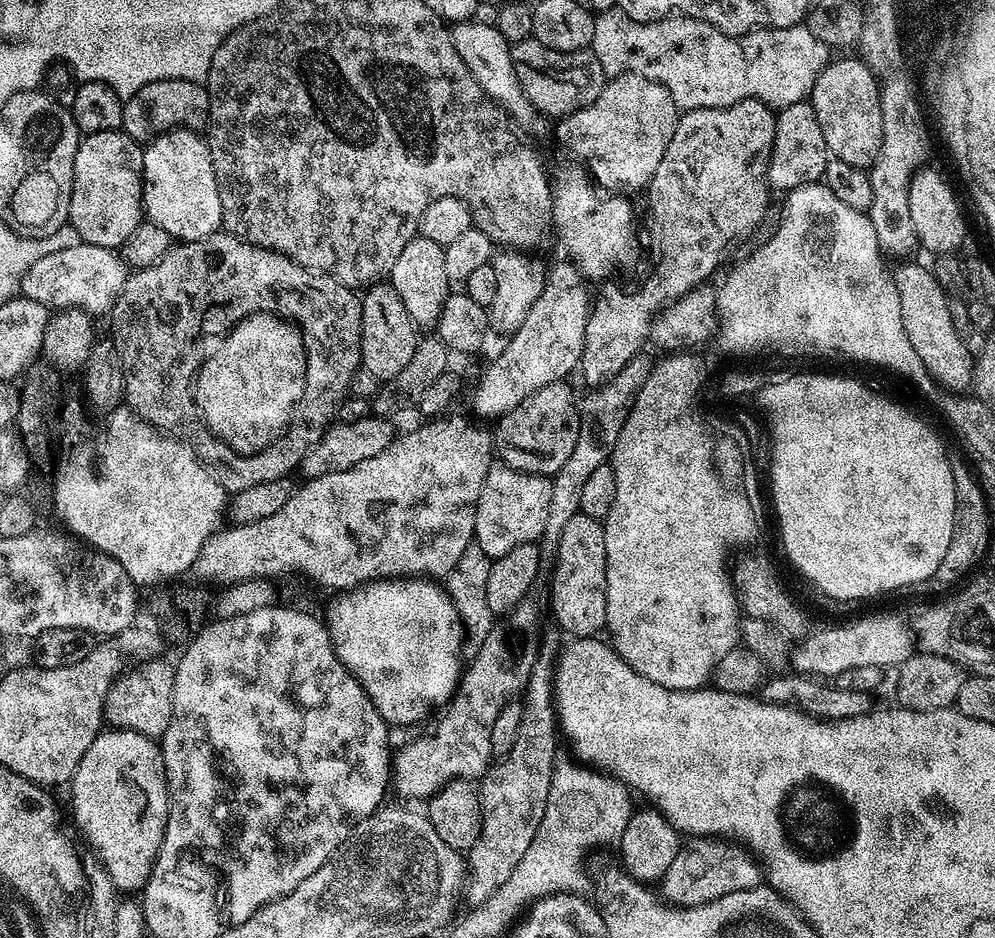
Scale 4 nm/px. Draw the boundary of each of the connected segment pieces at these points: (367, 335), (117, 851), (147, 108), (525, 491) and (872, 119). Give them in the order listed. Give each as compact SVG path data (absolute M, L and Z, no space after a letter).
M377 282L371 285L363 293L360 305L362 306L361 365L374 374L380 382L395 381L396 375L406 370L406 362L414 358L418 325L412 321L410 314L406 314L406 306L402 306L402 298L398 298L398 290L394 290L391 283Z
M125 728L101 731L94 738L90 750L86 750L70 781L71 788L76 824L81 834L96 847L95 855L110 874L114 886L124 894L139 893L152 873L152 865L156 863L156 856L160 852L164 827L168 821L168 780L164 777L164 753L159 743L151 736L143 736Z
M159 80L138 90L138 94L124 101L124 126L122 131L138 142L147 142L172 128L204 130L208 126L208 90L194 80Z
M503 462L493 463L478 498L474 544L495 558L510 554L516 546L537 543L544 534L551 489L549 477L519 472Z
M860 58L836 60L824 65L810 93L814 114L818 114L818 126L826 138L829 153L850 166L871 169L882 146L882 113L879 105L882 95L878 77Z

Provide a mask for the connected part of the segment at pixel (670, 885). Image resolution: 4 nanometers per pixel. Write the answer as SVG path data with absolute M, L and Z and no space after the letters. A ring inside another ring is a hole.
M697 836L689 839L681 847L674 862L670 862L670 870L666 870L662 881L662 894L676 906L708 904L714 898L722 898L738 890L759 888L761 884L761 861L743 843L728 838Z

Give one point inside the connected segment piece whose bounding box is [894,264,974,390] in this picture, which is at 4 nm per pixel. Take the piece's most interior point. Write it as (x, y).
(925, 311)

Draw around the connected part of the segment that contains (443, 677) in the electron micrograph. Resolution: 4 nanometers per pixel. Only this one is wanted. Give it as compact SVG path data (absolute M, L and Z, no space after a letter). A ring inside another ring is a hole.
M382 582L365 590L349 591L341 595L344 597L332 614L332 622L330 620L326 626L332 634L332 646L338 658L350 662L352 677L364 687L364 693L371 698L372 705L379 708L380 717L392 726L412 724L422 719L443 698L448 688L448 668L440 660L455 658L456 632L452 628L436 627L439 624L454 624L457 615L448 596L432 584L435 583ZM424 640L433 640L436 648L424 644Z

